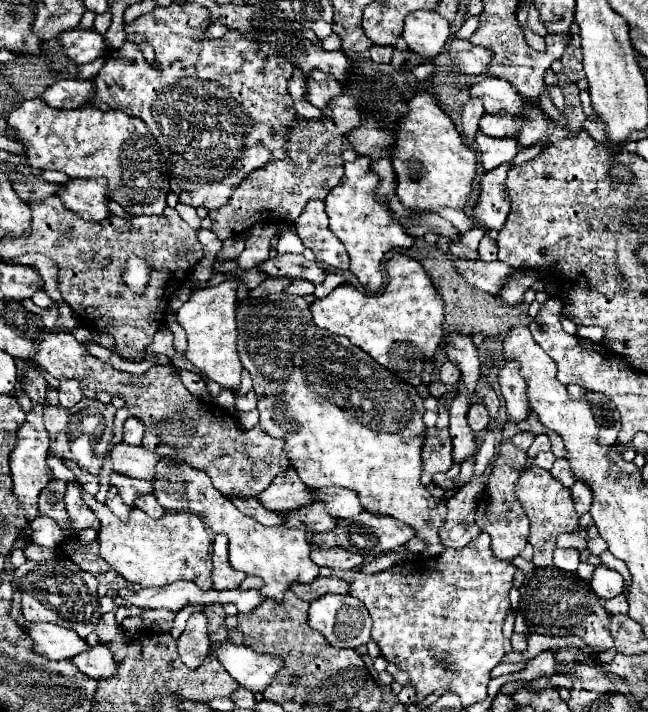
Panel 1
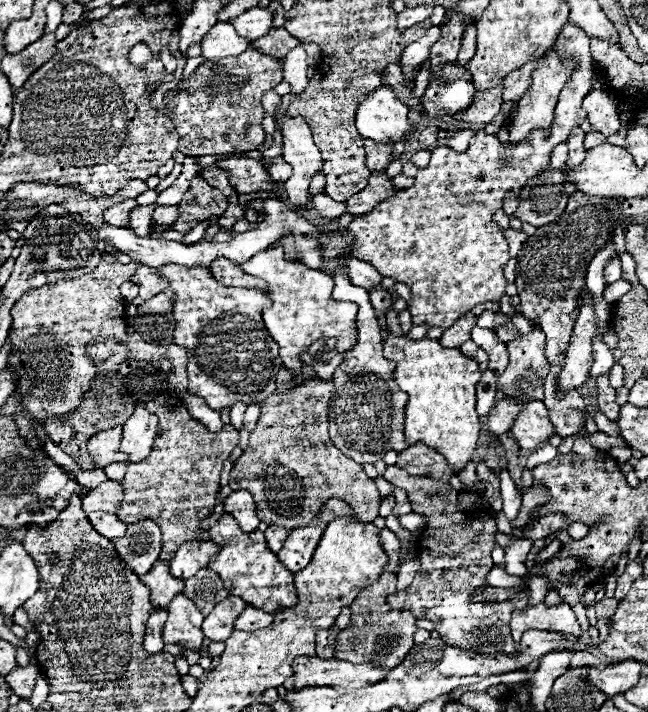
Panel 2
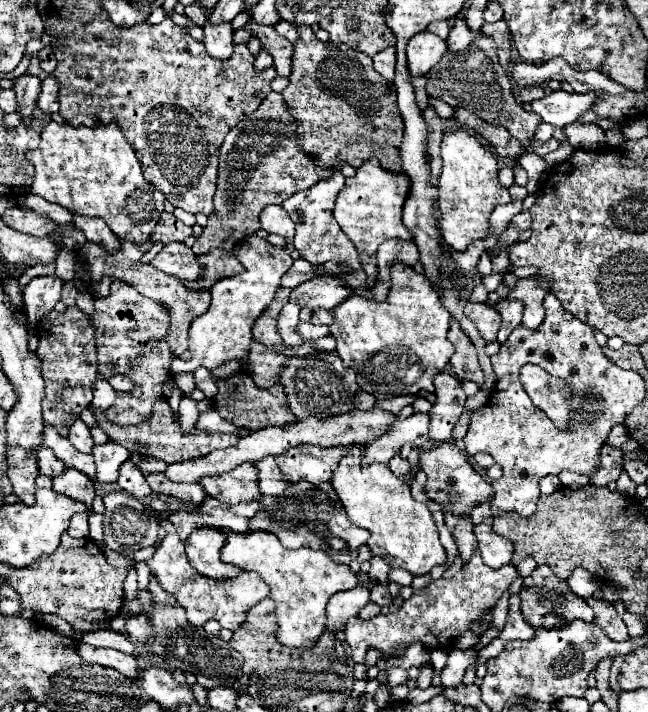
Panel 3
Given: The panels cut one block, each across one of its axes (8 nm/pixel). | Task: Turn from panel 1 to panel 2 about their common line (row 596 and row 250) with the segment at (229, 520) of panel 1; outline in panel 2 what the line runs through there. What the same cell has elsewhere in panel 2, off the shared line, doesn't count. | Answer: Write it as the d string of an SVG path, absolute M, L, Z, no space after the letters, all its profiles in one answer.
M280 246L268 248L252 256L248 262L242 264L242 270L246 274L252 274L256 278L264 278L268 282L270 298L272 298L272 308L264 310L262 318L272 334L272 338L280 346L280 358L284 366L294 374L296 384L304 382L302 370L302 360L300 356L308 350L310 344L314 344L318 338L334 336L338 340L340 352L352 350L358 342L358 332L356 332L356 314L358 306L352 302L336 302L332 300L332 276L320 270L312 270L300 262L286 262L284 252Z

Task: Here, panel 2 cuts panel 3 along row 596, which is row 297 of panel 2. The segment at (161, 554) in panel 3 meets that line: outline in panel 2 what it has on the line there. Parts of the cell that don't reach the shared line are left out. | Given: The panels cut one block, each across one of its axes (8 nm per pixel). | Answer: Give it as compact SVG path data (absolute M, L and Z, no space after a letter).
M166 264L162 266L162 276L170 280L170 288L174 290L174 340L188 352L188 392L202 398L212 410L218 412L222 412L224 408L232 408L234 402L260 404L266 396L276 392L276 376L282 368L282 362L278 356L278 346L262 322L264 308L272 306L270 298L250 288L222 286L212 278L210 270L204 266L186 268Z

